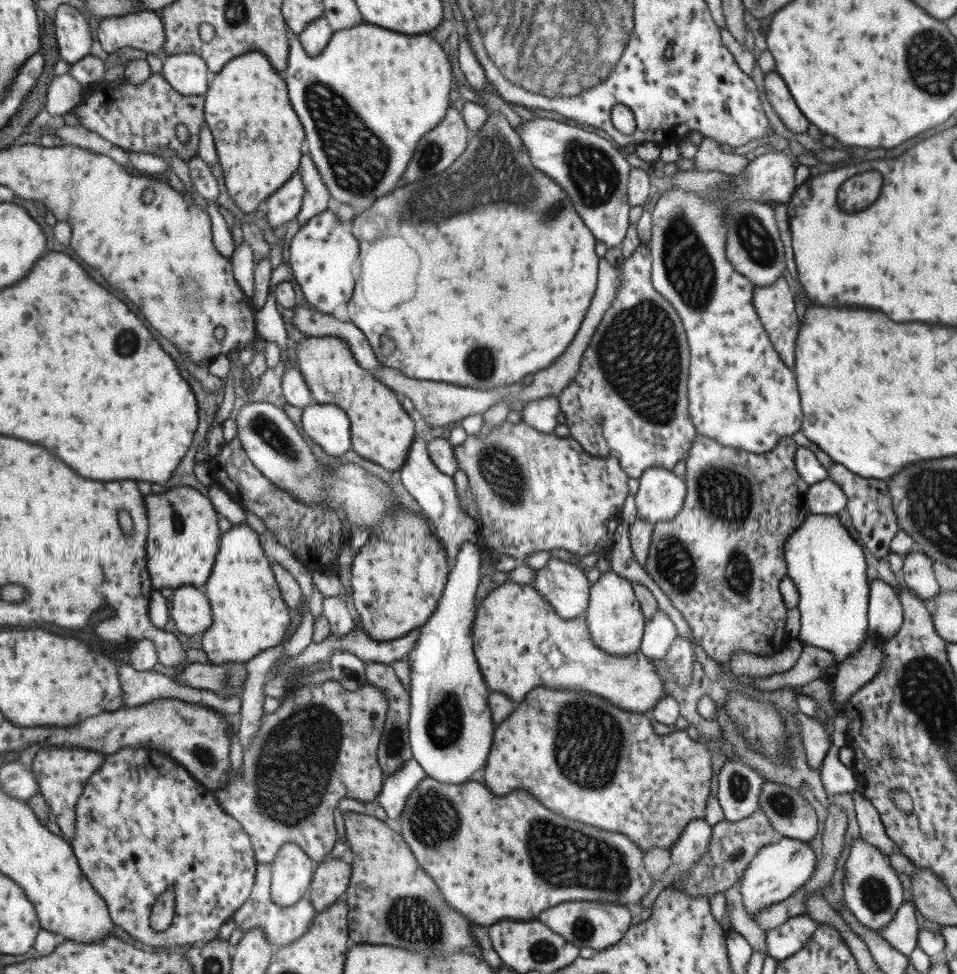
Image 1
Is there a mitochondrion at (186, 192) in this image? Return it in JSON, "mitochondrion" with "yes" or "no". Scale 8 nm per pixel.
{"mitochondrion":"no"}

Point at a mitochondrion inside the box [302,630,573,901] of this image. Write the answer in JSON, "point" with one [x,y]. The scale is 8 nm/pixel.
{"point":[432,811]}

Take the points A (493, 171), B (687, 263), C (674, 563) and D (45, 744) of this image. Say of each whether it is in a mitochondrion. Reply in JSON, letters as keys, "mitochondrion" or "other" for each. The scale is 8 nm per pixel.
{"A":"mitochondrion","B":"mitochondrion","C":"mitochondrion","D":"other"}

